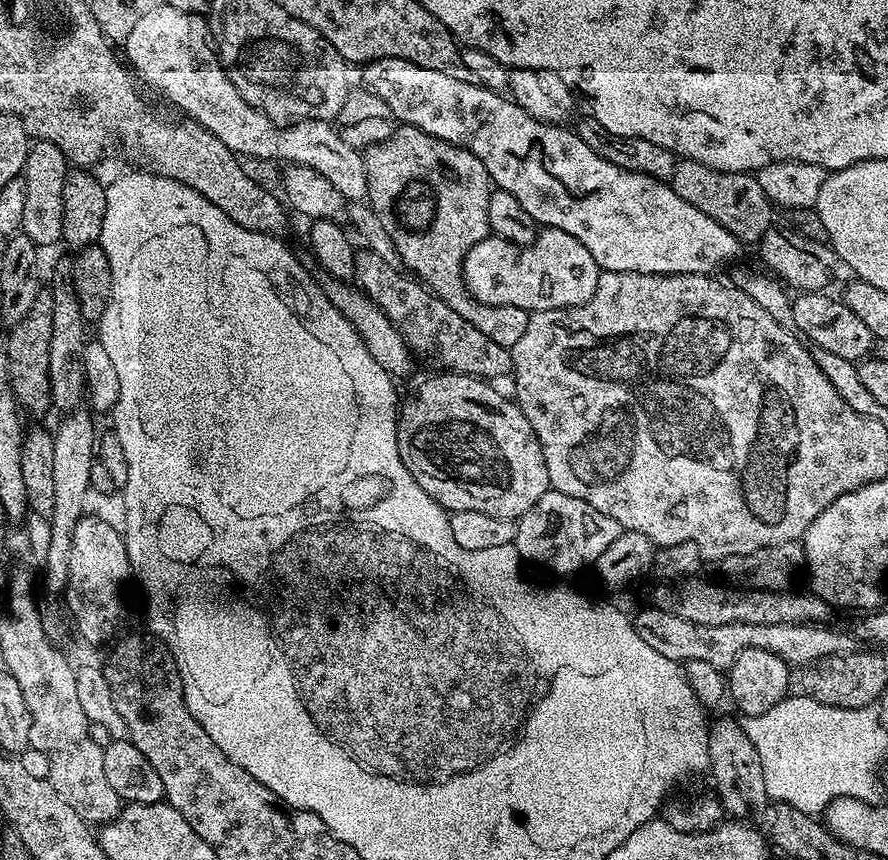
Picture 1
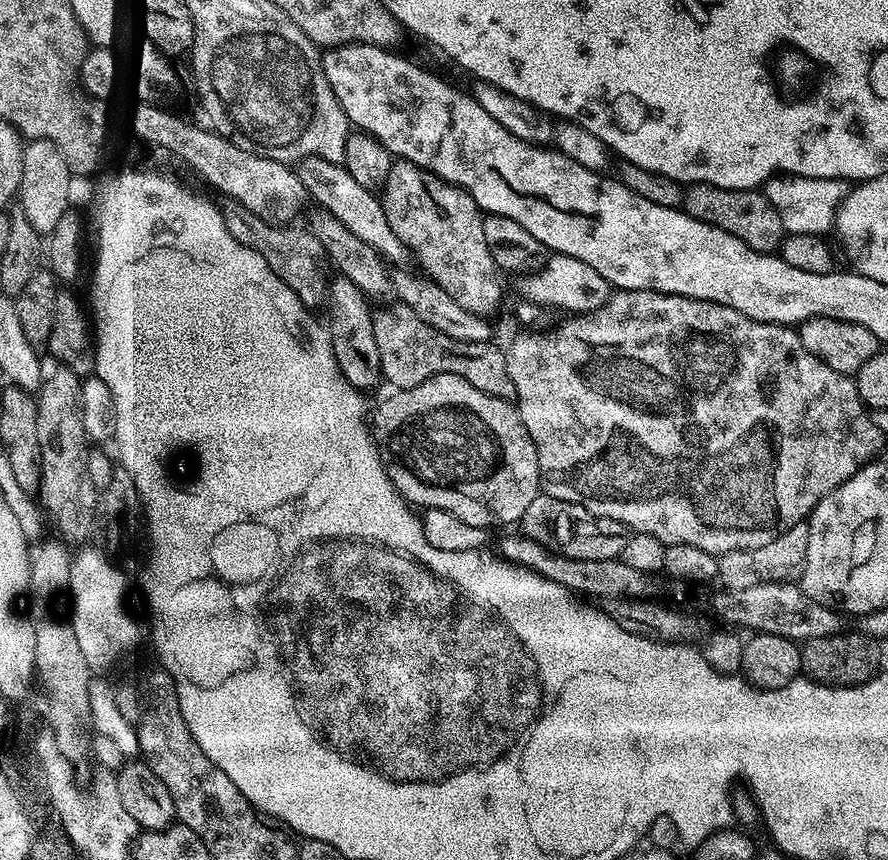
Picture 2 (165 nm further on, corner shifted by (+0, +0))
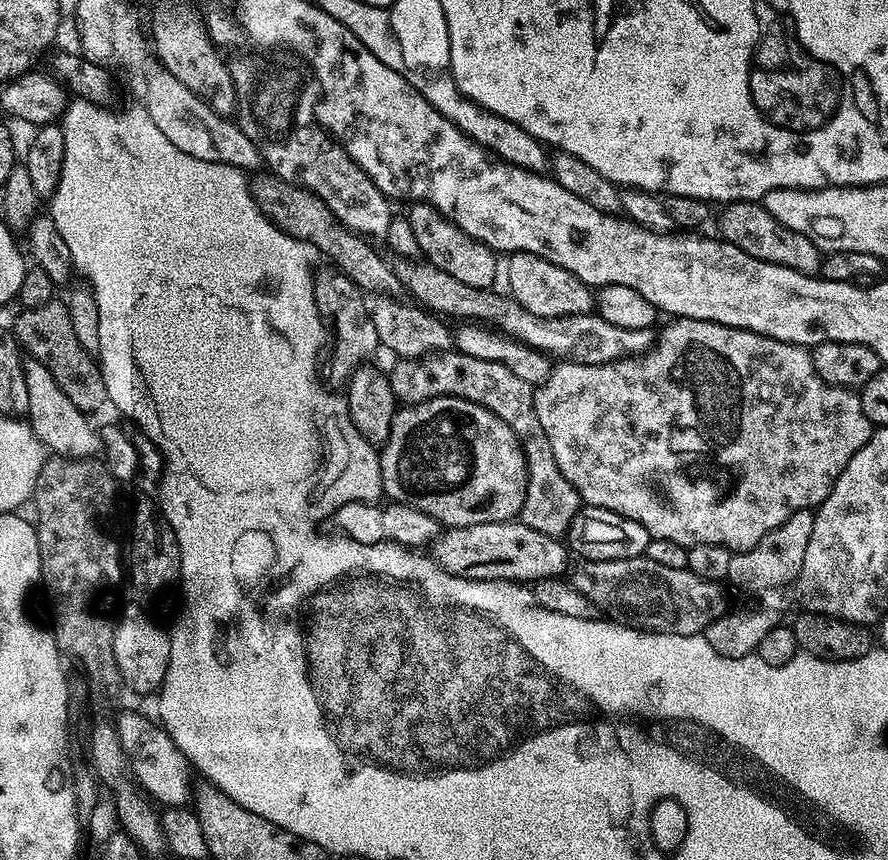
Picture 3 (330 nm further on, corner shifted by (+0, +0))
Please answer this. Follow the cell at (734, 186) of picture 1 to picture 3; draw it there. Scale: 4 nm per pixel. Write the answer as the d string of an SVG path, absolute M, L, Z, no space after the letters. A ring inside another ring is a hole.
M737 200L729 203L728 208L720 216L719 235L738 246L746 254L758 258L762 262L770 262L778 266L793 268L795 272L805 274L819 273L822 263L822 253L816 244L802 234L790 230L771 216L763 203L750 200Z

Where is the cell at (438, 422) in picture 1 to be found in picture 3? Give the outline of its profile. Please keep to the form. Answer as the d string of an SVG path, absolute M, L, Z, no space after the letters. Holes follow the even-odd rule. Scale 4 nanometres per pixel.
M440 396L401 407L393 418L382 456L400 471L392 476L396 485L391 499L430 514L430 518L442 526L478 526L482 522L502 522L520 515L528 490L528 468L520 439L502 418L481 404L456 396Z

